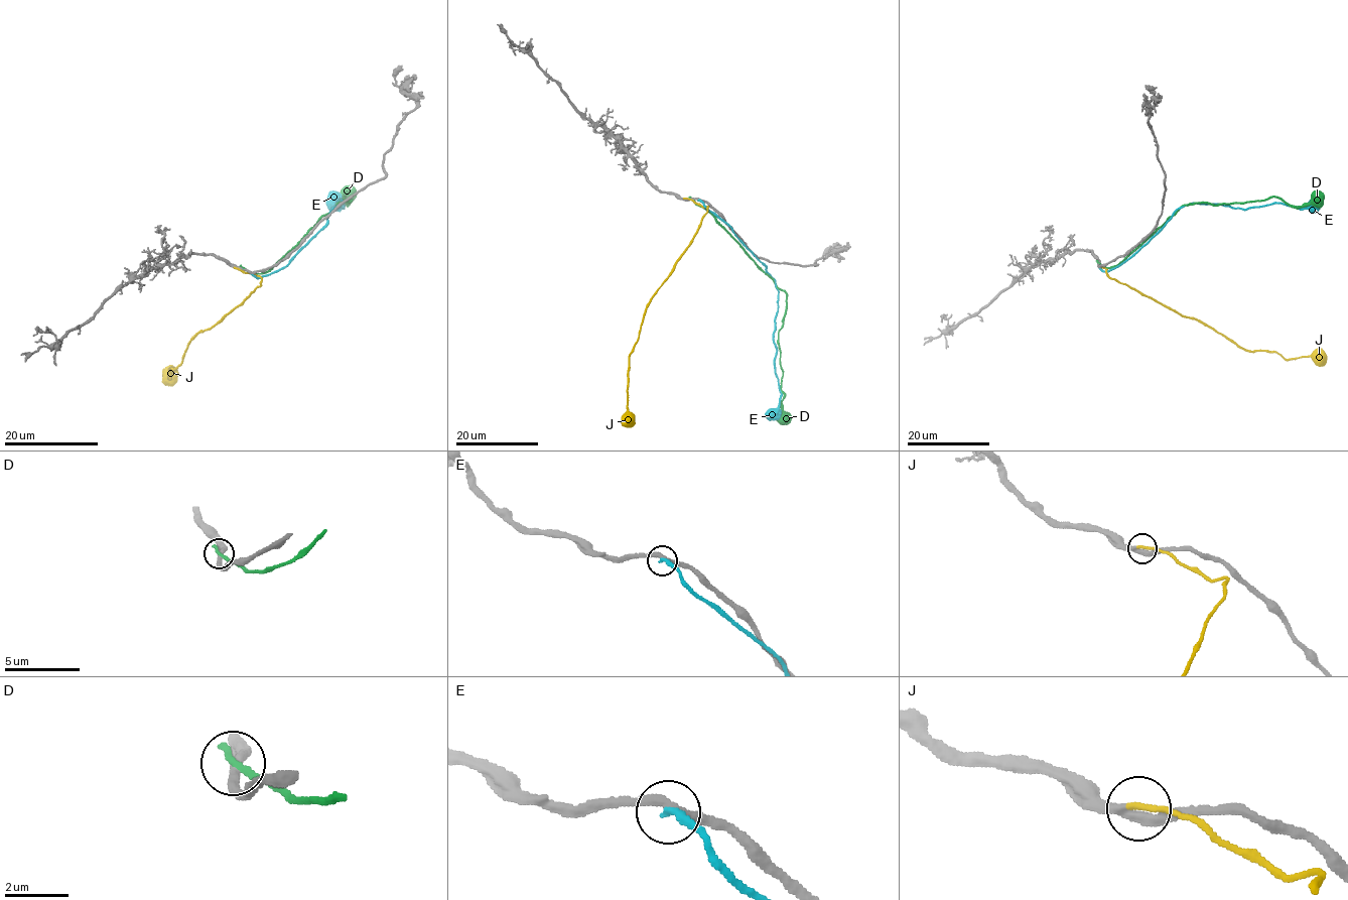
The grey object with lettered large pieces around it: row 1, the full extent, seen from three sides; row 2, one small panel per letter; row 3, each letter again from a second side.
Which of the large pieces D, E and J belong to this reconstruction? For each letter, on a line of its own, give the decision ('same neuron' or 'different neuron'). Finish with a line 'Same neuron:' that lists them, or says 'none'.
D: different neuron
E: different neuron
J: same neuron
Same neuron: J

